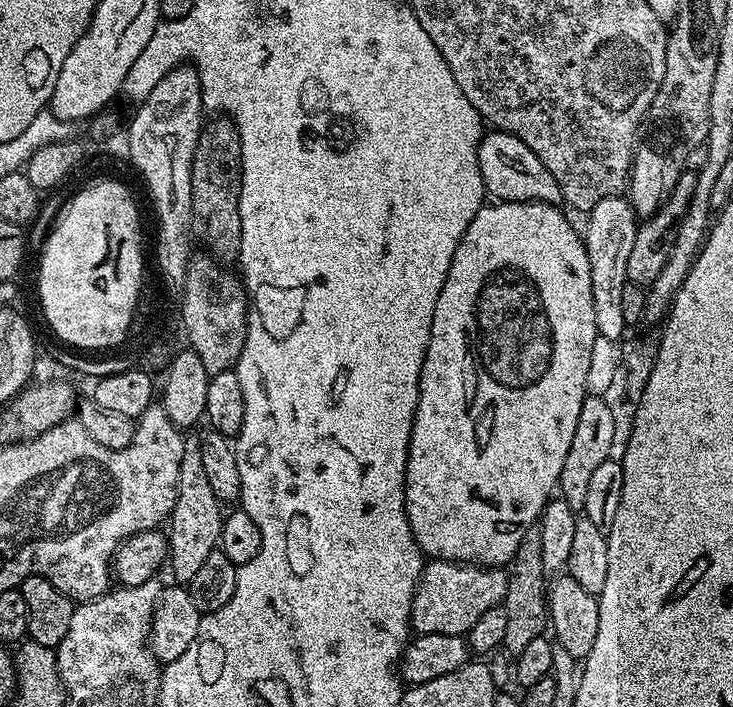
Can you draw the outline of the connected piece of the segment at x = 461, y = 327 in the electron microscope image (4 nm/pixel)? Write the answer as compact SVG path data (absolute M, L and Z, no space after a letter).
M517 200L485 203L478 214L474 214L474 222L466 226L458 250L454 250L446 282L438 294L438 306L434 306L434 322L422 362L420 393L410 434L404 483L406 514L425 557L481 566L507 565L518 550L518 542L522 542L522 534L526 534L529 524L539 521L542 510L557 491L566 453L570 450L574 429L578 427L578 414L582 414L582 402L588 395L586 374L590 370L590 350L598 335L594 322L594 294L590 286L590 258L577 225L575 228L560 210L557 205L541 204L538 200L525 204Z

